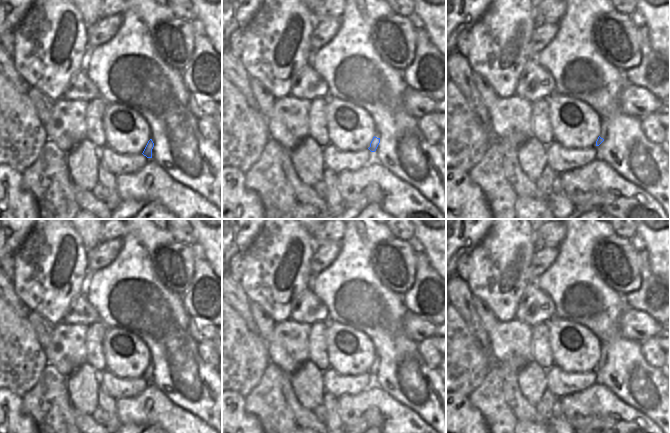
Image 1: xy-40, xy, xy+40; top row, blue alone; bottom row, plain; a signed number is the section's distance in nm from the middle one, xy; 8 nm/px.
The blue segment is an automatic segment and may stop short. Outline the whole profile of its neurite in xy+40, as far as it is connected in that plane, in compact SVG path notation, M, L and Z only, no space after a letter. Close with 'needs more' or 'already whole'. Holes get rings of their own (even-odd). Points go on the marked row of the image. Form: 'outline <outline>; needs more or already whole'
outline M600 118L600 136L596 141L596 146L599 146L605 139L608 131L608 121L605 118Z; needs more

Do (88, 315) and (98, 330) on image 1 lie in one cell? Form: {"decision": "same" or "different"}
{"decision": "different"}

